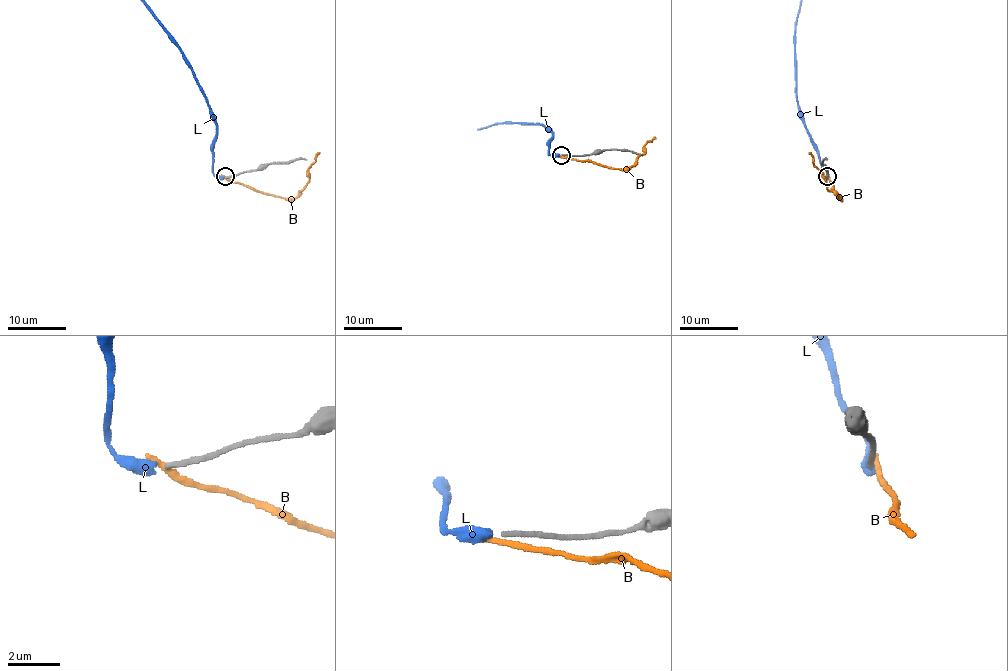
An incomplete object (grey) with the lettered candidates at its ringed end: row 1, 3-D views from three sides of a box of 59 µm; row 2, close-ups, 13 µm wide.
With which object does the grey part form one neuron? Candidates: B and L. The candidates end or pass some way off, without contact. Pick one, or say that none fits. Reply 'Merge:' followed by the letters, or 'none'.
Merge: L

